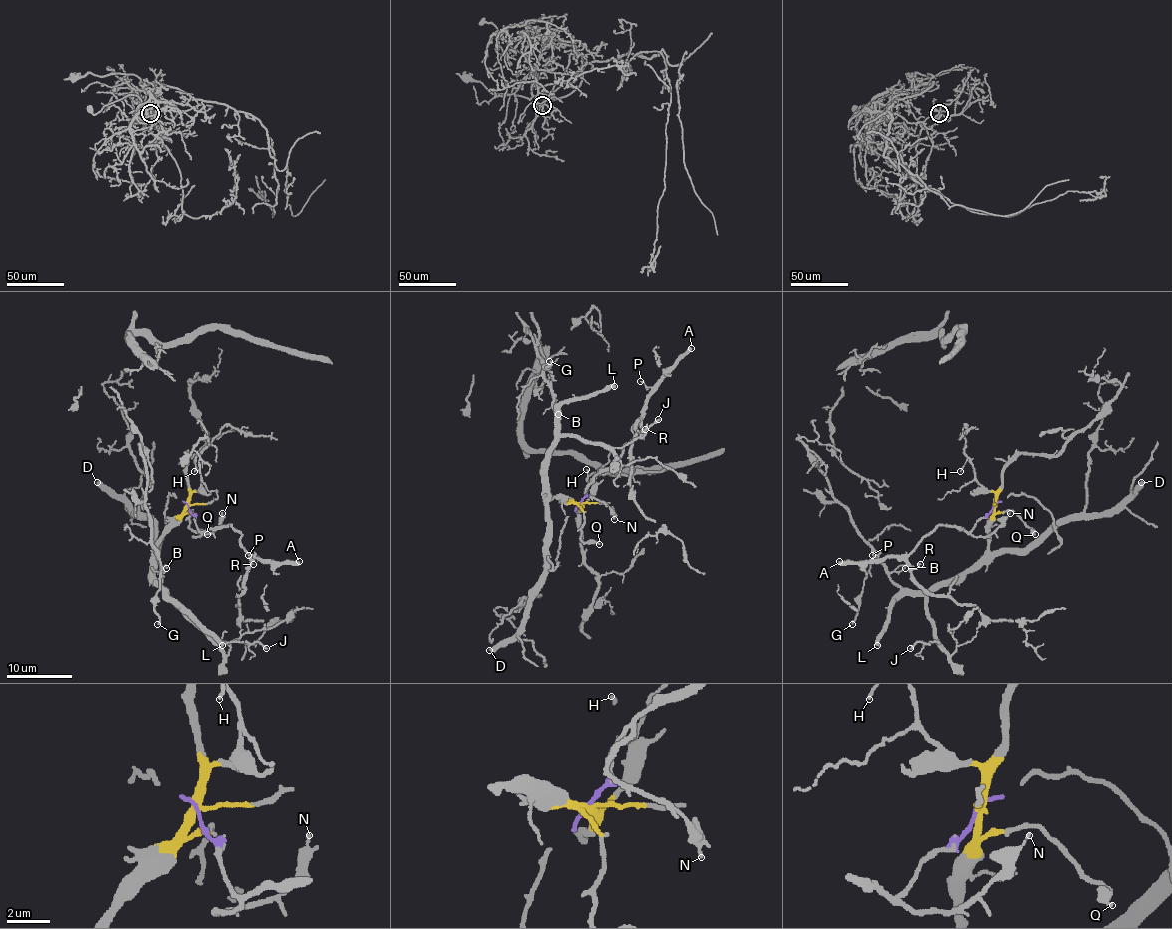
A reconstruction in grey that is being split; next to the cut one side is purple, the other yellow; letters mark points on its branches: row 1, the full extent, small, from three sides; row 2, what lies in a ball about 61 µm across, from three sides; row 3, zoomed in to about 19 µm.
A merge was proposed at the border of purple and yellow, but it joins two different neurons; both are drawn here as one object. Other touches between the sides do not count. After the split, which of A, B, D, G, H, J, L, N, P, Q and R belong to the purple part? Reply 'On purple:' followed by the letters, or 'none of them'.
On purple: A, N, P, R

